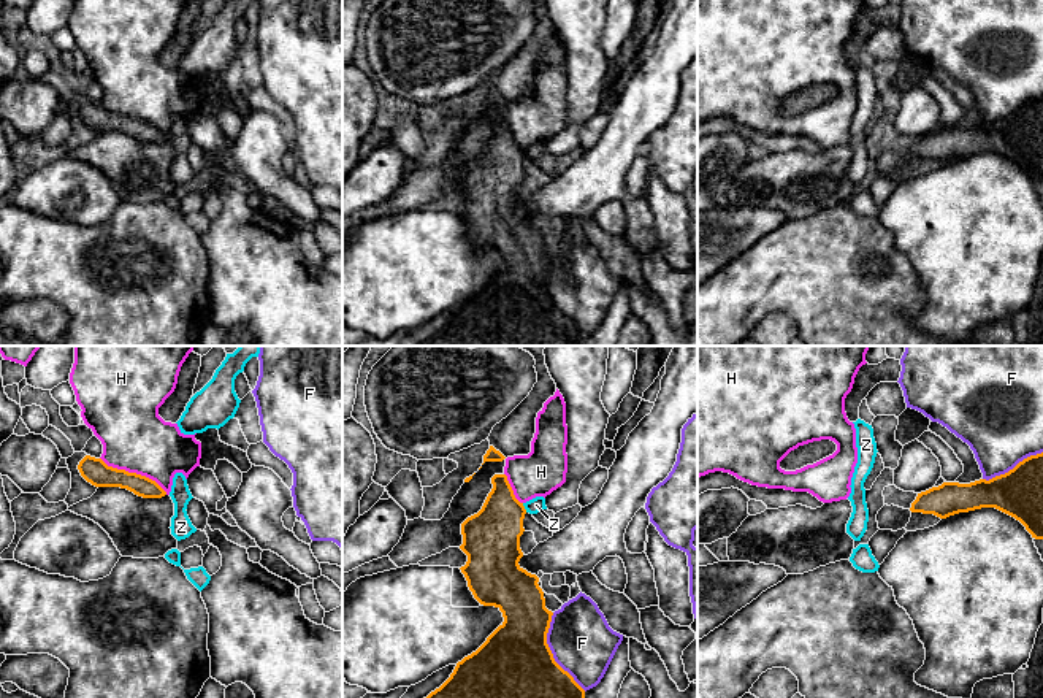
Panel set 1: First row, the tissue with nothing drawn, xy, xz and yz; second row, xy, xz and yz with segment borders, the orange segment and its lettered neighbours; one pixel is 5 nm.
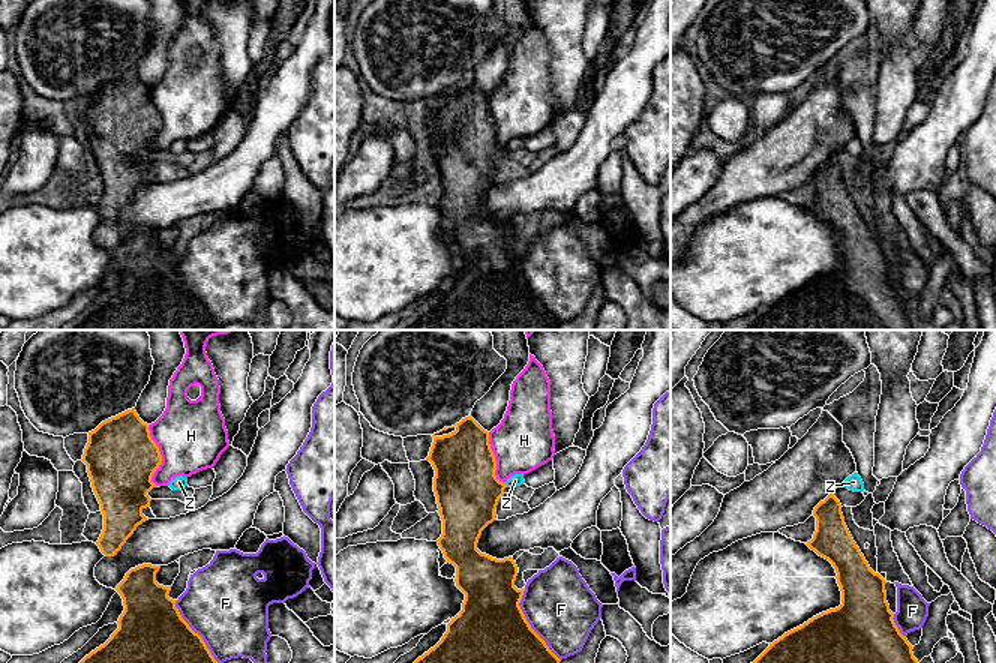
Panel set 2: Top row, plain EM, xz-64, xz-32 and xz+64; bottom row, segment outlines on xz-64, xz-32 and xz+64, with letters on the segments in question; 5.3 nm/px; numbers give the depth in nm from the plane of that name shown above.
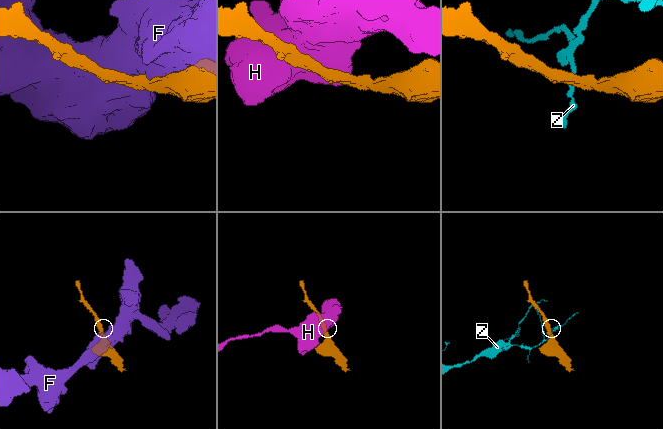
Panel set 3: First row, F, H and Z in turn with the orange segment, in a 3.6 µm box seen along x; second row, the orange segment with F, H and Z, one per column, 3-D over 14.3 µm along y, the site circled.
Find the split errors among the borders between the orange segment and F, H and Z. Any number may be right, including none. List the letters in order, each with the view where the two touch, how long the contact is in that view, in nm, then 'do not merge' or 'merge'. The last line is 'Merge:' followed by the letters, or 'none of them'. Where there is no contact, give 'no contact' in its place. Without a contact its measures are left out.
F: xz | 440 nm | do not merge
H: xy | 400 nm | do not merge
Z: xz | 50 nm | do not merge
Merge: none of them

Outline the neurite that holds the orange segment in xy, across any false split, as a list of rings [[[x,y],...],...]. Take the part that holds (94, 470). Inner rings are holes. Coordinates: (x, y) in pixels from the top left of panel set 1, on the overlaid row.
[[[86,455],[78,470],[95,487],[120,487],[143,498],[162,498],[166,492],[152,479],[108,466],[101,458]]]

